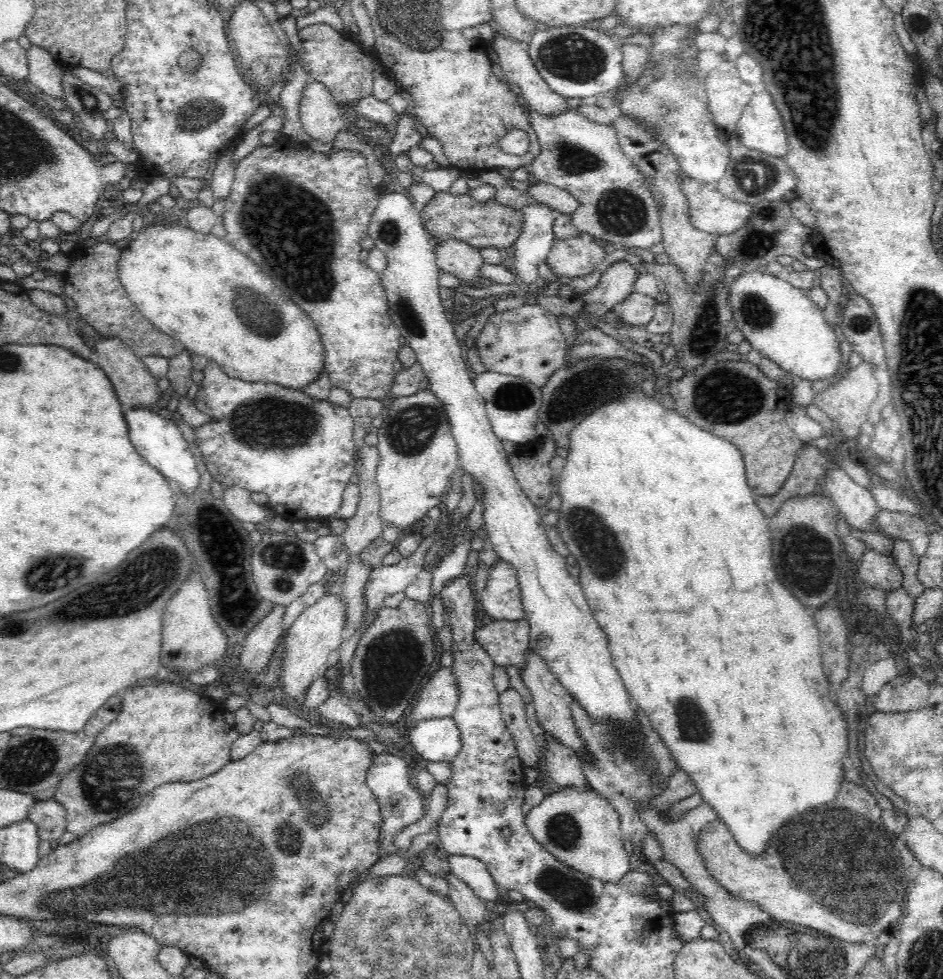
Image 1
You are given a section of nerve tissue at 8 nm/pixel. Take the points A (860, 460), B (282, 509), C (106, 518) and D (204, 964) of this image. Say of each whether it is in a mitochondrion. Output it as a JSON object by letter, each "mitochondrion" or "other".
{"A":"other","B":"other","C":"other","D":"other"}

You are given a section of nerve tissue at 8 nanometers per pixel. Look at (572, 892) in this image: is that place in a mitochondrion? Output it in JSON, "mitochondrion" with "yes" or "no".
{"mitochondrion":"yes"}

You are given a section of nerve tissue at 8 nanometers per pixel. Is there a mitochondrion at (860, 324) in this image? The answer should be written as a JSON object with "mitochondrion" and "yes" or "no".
{"mitochondrion":"yes"}

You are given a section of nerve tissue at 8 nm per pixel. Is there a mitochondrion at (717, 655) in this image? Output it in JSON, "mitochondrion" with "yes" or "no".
{"mitochondrion":"no"}

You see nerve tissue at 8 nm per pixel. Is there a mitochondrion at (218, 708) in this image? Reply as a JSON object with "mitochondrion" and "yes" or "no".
{"mitochondrion":"no"}

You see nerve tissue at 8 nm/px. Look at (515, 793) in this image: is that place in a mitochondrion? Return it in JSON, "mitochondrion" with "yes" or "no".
{"mitochondrion":"no"}

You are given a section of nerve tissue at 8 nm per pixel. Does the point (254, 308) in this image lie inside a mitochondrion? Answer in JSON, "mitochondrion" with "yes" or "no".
{"mitochondrion":"yes"}

